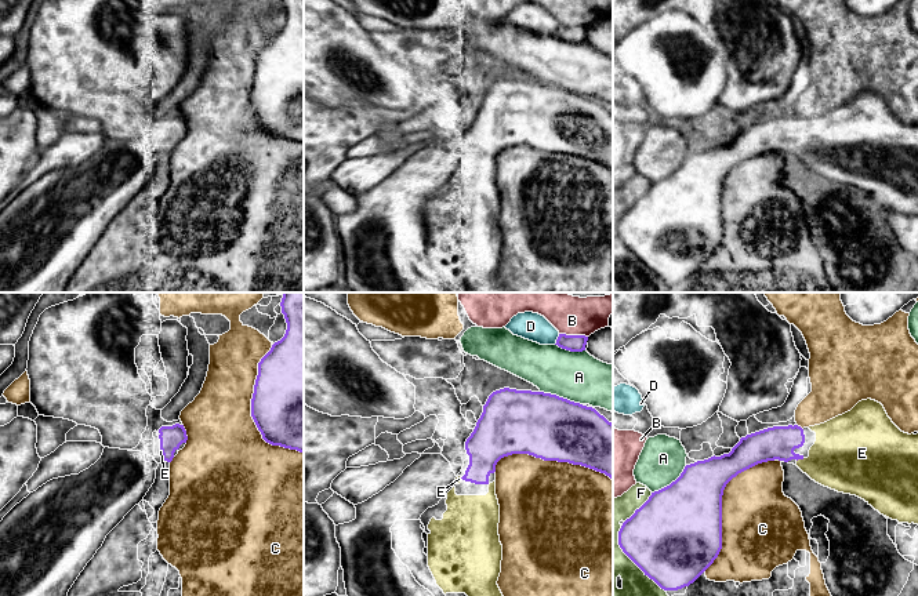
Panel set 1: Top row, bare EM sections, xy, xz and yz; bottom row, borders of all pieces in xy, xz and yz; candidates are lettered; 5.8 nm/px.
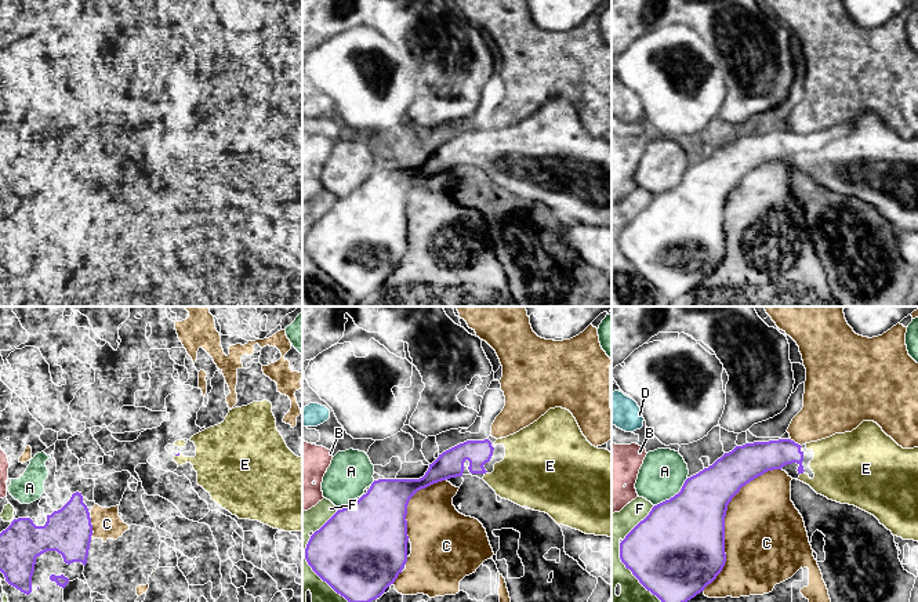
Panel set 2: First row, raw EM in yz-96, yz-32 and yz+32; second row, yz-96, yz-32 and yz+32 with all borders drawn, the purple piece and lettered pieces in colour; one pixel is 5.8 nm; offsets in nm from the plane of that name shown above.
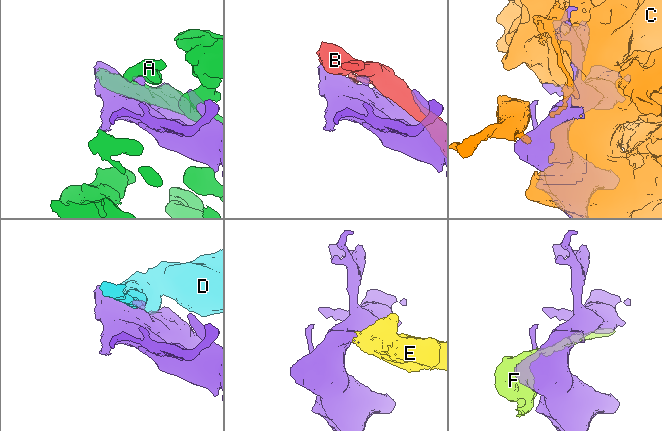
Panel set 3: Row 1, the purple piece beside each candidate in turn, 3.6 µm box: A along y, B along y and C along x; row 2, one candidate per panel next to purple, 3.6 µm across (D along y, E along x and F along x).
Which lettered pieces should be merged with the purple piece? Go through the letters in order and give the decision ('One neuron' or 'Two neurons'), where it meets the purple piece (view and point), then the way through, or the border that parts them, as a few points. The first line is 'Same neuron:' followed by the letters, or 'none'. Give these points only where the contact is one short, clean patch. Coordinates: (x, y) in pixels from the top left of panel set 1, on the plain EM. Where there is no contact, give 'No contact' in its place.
Same neuron: E
A: Two neurons. Touches purple at xz (561, 88)
B: Two neurons. Touches purple at xz (573, 26). Boundary: xz (559, 24), (584, 25), (587, 28)
C: Two neurons. Touches purple at yz (721, 195)
D: Two neurons. Touches purple at xz (557, 31)
E: One neuron. Touches purple at yz (799, 149)
F: Two neurons. Touches purple at yz (639, 199)

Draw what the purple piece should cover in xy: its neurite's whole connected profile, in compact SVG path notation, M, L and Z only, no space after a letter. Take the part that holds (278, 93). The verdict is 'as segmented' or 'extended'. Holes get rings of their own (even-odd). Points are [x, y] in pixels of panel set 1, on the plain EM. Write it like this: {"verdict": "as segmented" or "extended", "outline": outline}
{"verdict": "as segmented", "outline": "M282 0L287 21L258 54L251 108L272 135L304 143L304 0Z"}

